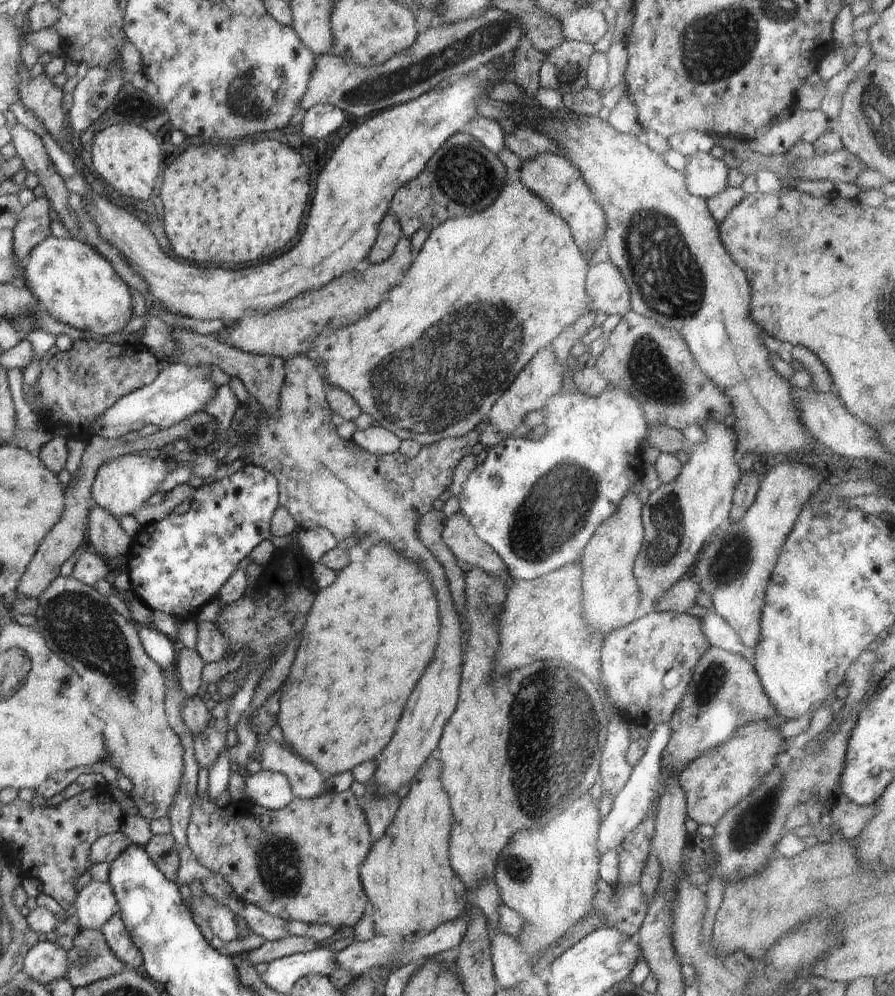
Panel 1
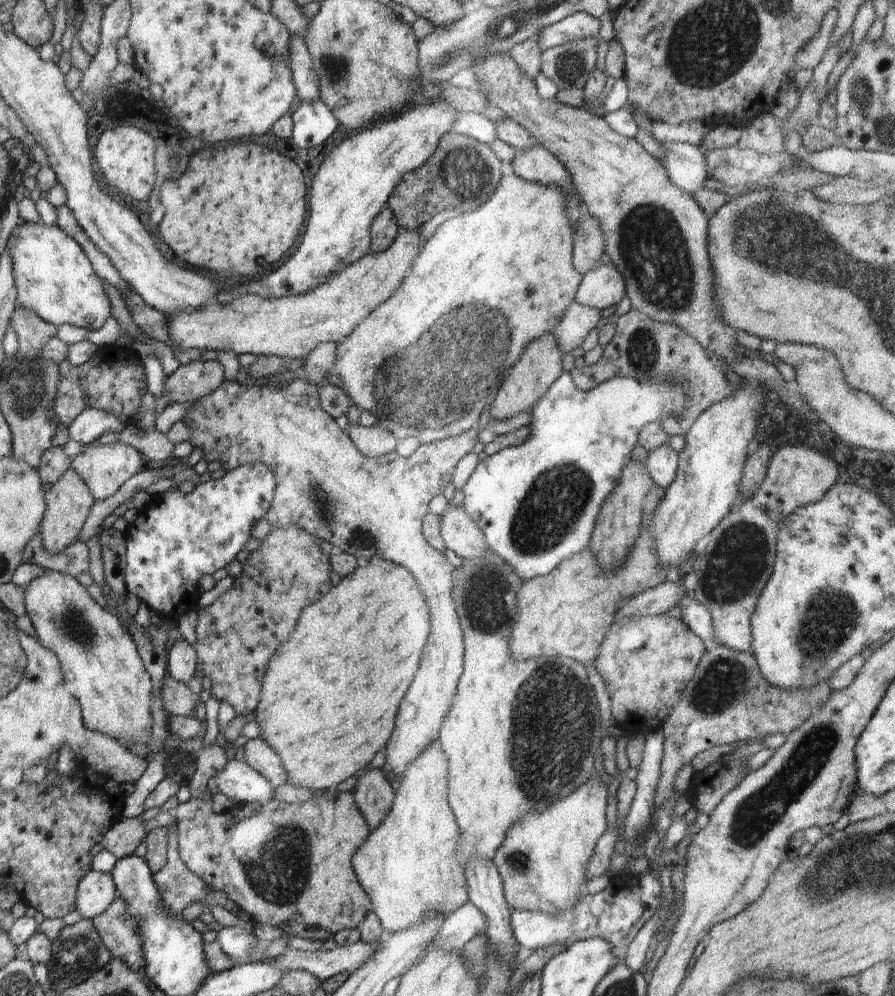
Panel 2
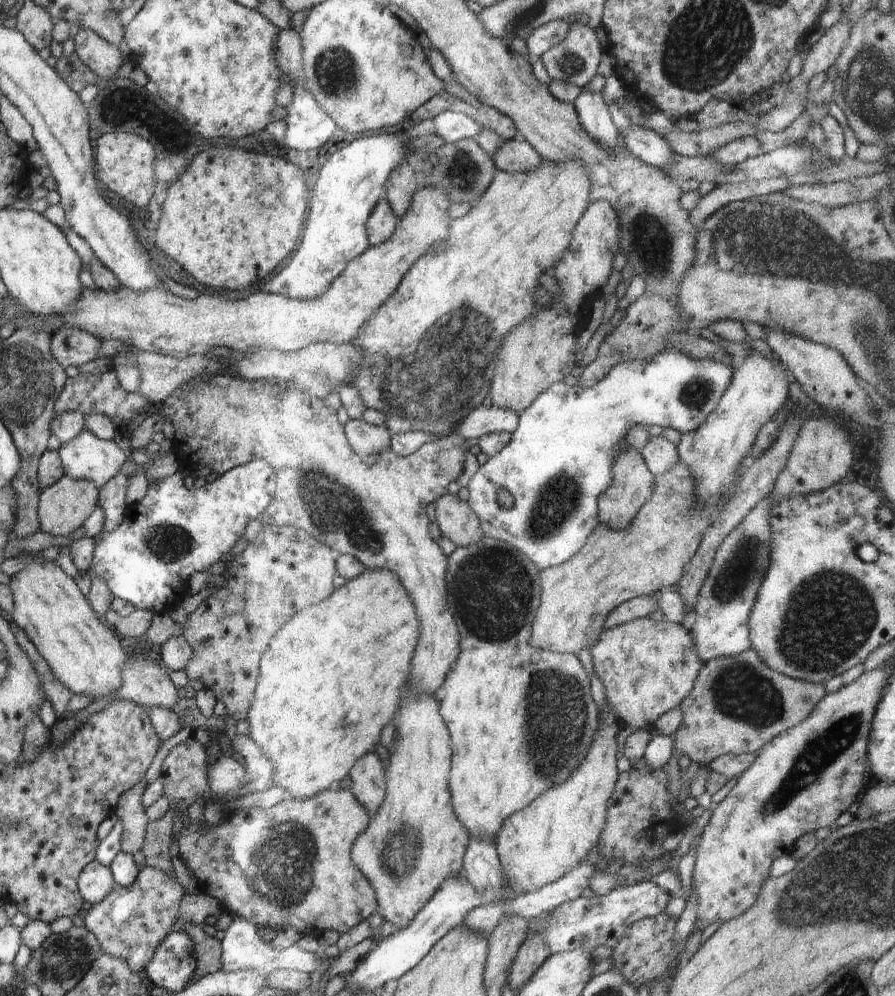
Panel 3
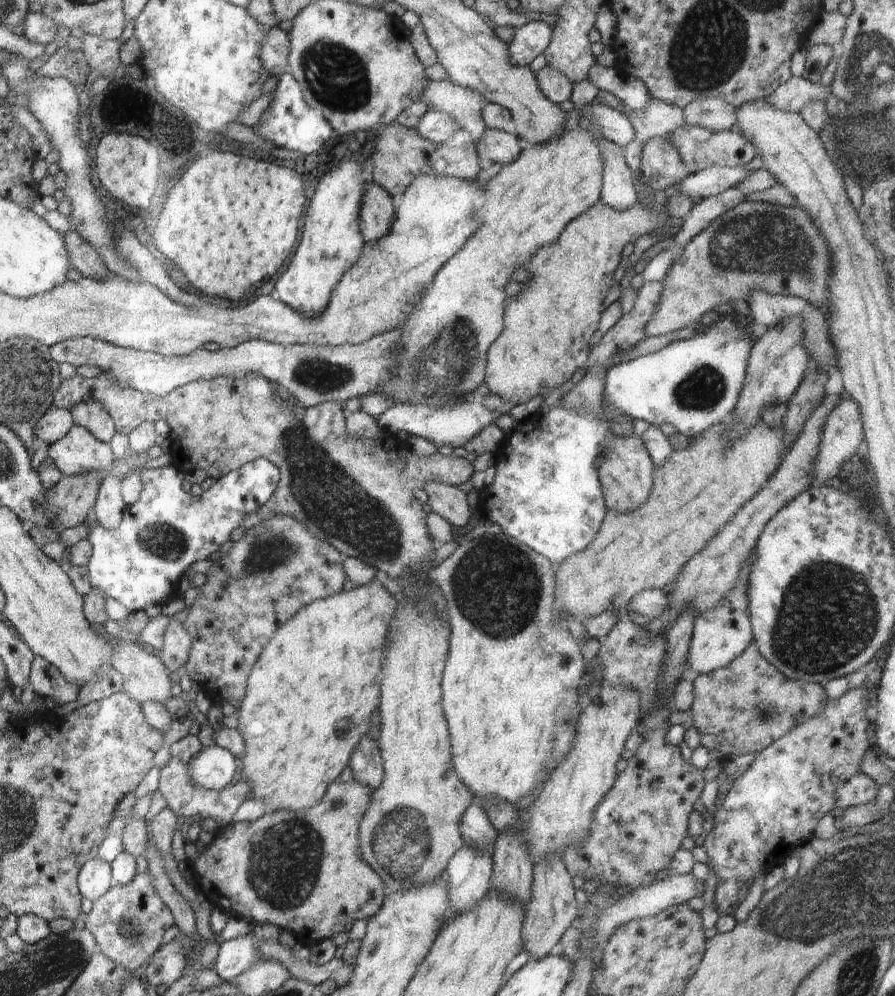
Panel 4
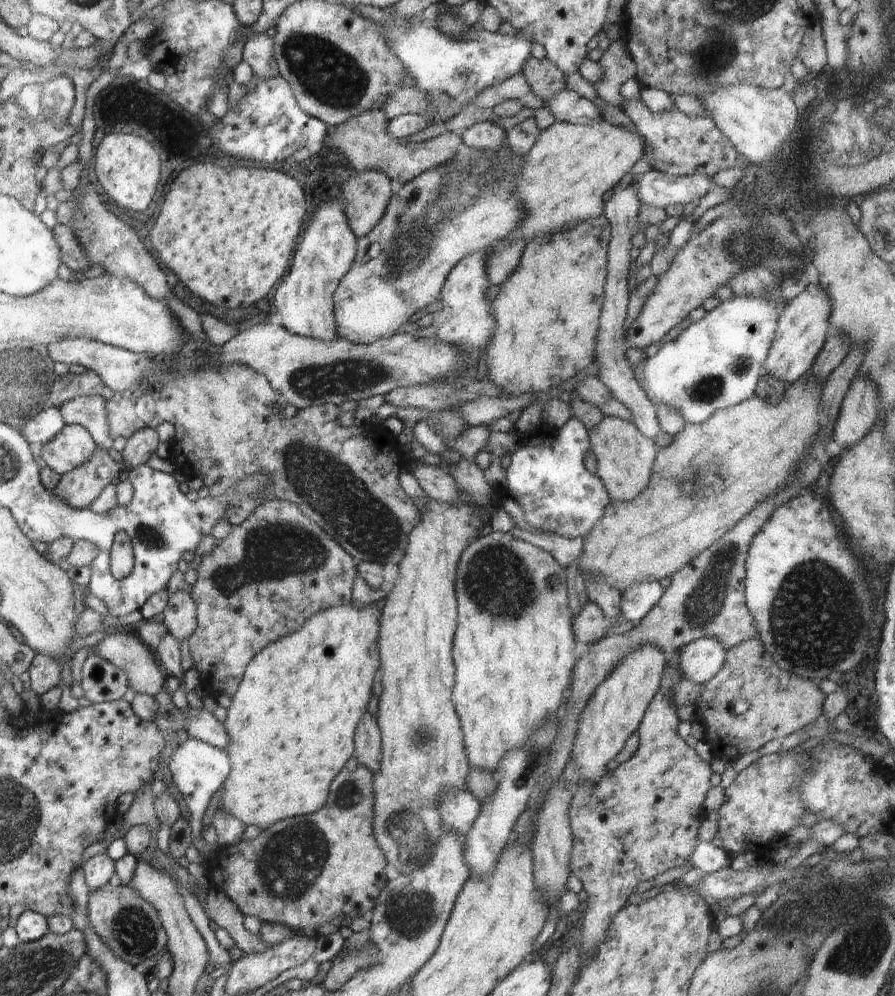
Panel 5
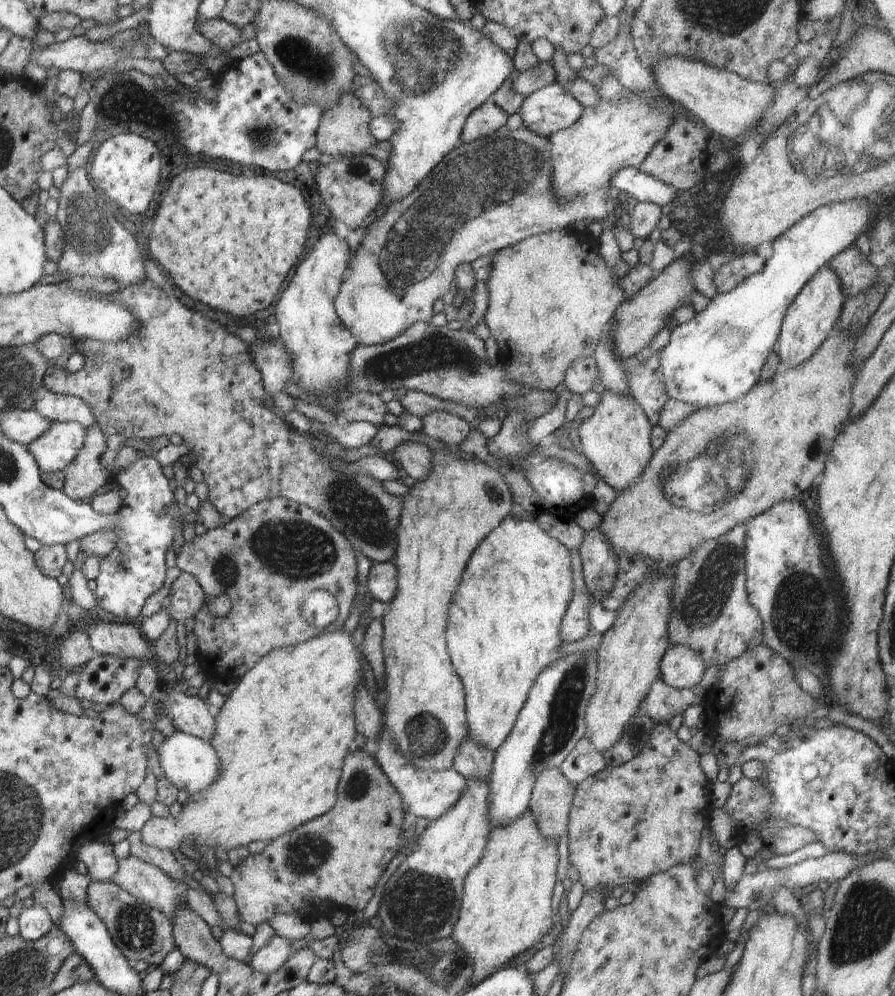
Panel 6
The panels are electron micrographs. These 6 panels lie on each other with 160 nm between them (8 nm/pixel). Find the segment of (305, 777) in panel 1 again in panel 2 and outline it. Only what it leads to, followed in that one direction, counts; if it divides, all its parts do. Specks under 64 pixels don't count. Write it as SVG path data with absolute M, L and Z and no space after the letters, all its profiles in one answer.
M260 737L240 742L250 768L261 774L274 788L288 784L289 778L282 759Z

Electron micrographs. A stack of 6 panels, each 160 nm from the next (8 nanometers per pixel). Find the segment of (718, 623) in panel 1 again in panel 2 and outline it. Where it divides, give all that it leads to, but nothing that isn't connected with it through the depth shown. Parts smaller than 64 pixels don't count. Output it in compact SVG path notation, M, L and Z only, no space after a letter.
M684 595L678 605L682 609L682 620L698 638L706 642L707 647L718 642L713 629L712 615L703 604L700 604L695 597Z

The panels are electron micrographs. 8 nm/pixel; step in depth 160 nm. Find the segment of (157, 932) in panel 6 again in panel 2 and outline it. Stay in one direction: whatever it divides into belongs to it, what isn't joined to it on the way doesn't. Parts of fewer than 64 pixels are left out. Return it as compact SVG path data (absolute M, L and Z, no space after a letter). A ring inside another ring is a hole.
M175 822L166 826L169 836L169 842L167 844L167 863L164 868L161 868L156 874L154 874L154 880L160 888L162 900L164 900L165 908L169 909L170 913L178 915L192 902L200 901L208 903L209 905L220 905L226 910L231 911L239 920L252 921L249 914L245 913L239 906L236 906L229 899L229 896L224 891L218 891L214 886L208 885L205 880L202 880L196 873L192 872L185 861L181 859L178 841L177 830L175 828ZM120 897L114 899L112 904L101 915L95 916L92 921L113 957L125 961L134 972L144 968L145 954L142 954L141 925L129 912L129 905L124 899Z

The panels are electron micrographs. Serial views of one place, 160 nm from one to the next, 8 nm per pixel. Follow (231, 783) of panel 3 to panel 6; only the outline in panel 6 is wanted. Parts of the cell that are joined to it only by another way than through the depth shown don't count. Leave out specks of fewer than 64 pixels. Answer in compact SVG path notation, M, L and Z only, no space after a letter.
M176 730L171 735L165 736L157 752L164 776L179 790L184 789L190 795L206 790L220 778L221 760L209 741Z

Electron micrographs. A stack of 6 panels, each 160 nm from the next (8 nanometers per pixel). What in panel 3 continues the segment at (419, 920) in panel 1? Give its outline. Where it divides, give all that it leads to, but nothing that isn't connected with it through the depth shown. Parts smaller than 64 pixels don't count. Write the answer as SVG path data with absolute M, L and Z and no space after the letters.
M406 690L396 716L396 736L385 767L386 794L380 807L371 817L369 827L357 836L351 846L351 857L358 870L375 890L377 904L382 908L384 922L403 929L441 887L445 878L464 871L464 856L470 834L455 815L448 786L452 749L446 724L438 712L438 700L432 695L418 696Z

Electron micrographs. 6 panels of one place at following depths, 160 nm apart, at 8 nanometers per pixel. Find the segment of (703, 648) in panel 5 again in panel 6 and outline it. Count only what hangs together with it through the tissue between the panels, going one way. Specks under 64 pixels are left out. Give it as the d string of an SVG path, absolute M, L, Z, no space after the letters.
M671 645L660 659L659 678L674 688L692 688L700 682L706 667L693 648Z

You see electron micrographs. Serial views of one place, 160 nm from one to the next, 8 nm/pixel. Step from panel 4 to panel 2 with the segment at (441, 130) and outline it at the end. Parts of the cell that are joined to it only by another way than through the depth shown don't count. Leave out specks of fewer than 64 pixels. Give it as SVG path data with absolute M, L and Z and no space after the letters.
M476 113L458 114L447 132L466 135L490 146L497 139L496 122Z

